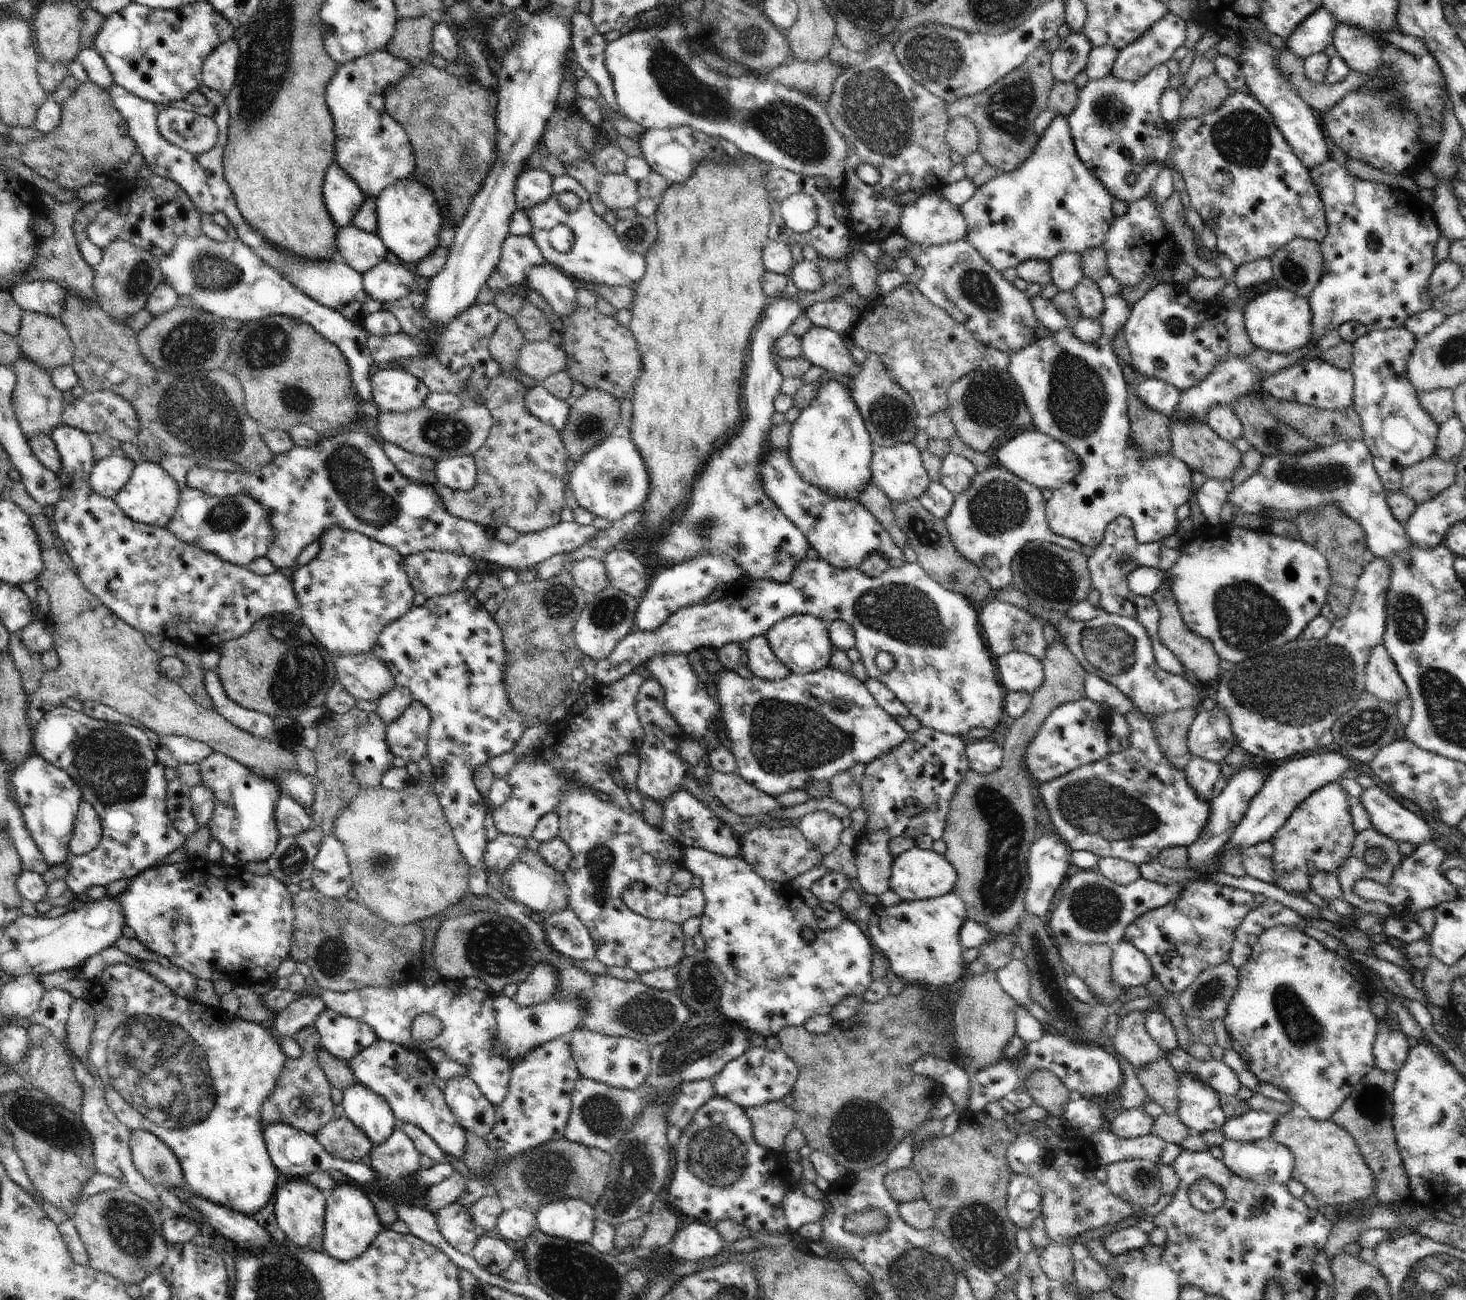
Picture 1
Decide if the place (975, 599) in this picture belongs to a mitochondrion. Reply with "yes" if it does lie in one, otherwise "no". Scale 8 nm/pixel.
no

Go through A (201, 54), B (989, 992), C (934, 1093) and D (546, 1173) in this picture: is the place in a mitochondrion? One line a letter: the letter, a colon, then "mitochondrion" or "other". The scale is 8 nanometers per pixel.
A: other
B: other
C: other
D: mitochondrion

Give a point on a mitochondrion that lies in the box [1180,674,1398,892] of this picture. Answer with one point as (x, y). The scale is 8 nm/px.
(1363, 729)

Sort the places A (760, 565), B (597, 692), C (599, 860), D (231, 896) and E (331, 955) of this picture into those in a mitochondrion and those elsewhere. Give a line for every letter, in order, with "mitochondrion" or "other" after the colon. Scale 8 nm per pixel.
A: other
B: other
C: mitochondrion
D: other
E: mitochondrion

